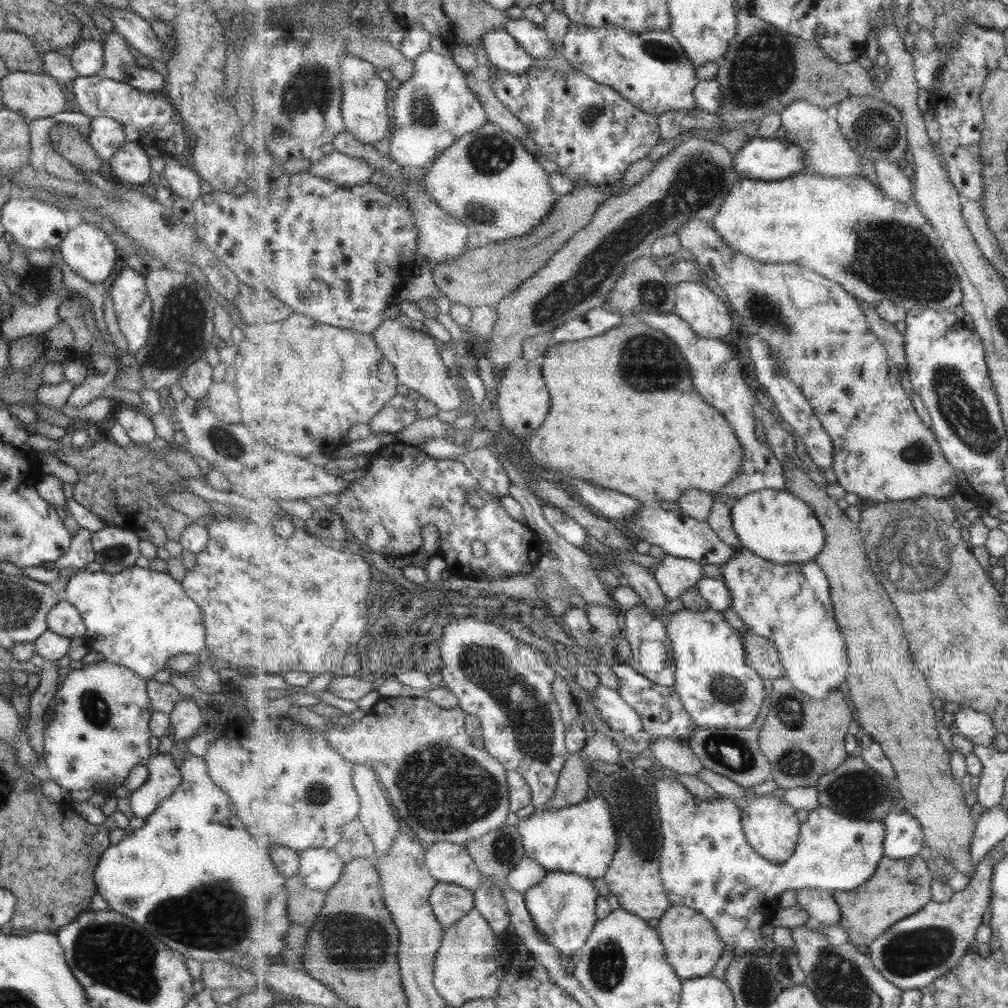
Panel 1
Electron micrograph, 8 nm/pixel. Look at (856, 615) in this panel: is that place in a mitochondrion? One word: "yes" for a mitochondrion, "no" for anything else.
no

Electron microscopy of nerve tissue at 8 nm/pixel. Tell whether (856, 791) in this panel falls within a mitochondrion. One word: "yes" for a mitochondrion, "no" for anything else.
yes

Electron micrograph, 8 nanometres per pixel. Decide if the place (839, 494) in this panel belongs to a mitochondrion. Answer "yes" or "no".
no

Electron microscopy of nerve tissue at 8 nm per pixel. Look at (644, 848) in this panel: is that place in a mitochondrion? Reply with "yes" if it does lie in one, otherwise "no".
yes

